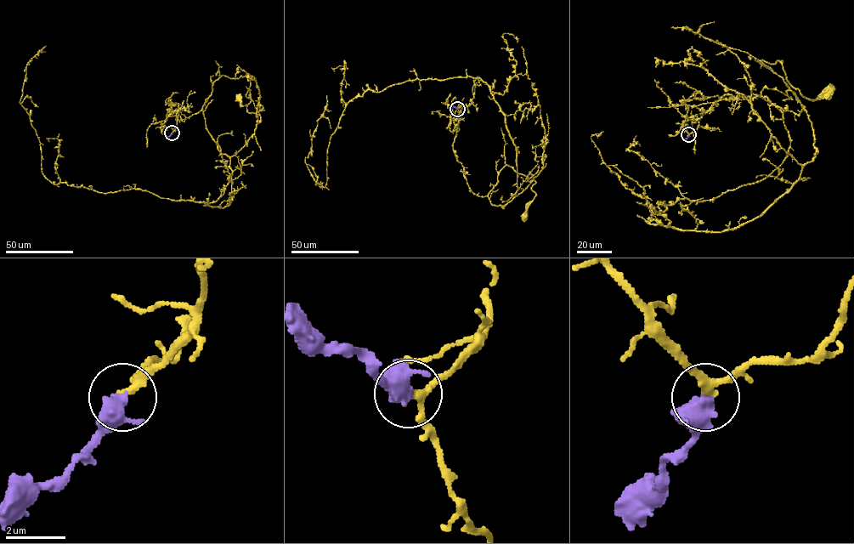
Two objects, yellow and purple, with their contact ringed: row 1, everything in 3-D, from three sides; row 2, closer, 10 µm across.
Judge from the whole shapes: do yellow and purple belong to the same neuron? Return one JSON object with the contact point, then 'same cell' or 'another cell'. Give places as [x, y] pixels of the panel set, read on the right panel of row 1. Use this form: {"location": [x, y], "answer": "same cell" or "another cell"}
{"location": [688, 134], "answer": "same cell"}

